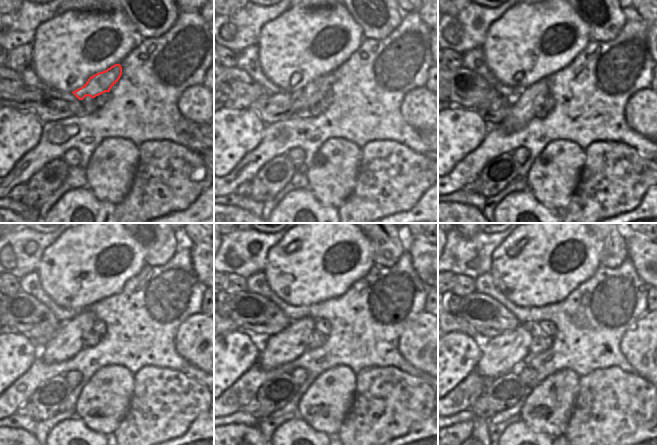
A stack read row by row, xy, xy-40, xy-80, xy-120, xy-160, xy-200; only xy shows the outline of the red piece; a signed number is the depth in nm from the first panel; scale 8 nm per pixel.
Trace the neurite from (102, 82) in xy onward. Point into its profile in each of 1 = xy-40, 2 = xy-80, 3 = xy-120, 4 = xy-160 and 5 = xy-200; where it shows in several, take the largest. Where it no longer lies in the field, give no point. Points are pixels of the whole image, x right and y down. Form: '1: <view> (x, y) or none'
1: xy-40 (312, 93)
2: xy-80 (523, 107)
3: xy-120 (68, 340)
4: xy-160 (289, 344)
5: xy-200 (501, 354)

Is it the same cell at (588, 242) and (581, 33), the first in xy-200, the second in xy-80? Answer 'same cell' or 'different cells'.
same cell

